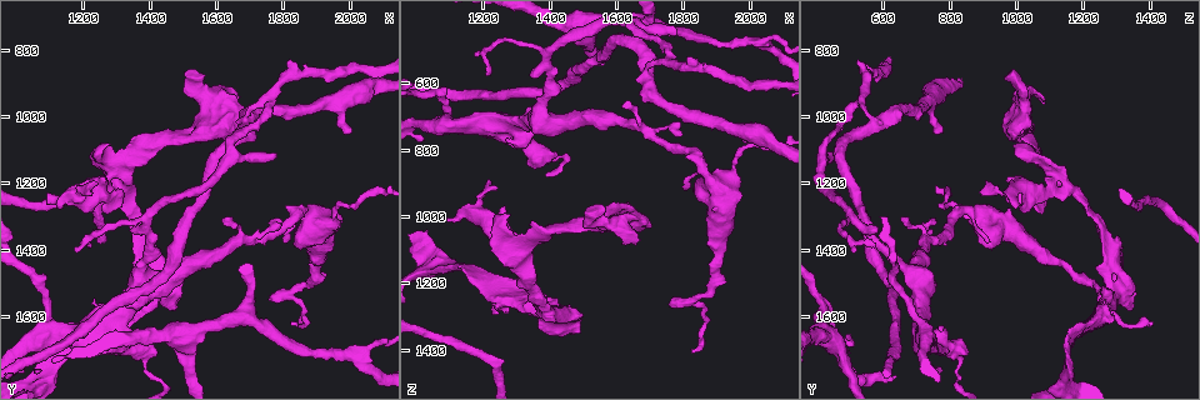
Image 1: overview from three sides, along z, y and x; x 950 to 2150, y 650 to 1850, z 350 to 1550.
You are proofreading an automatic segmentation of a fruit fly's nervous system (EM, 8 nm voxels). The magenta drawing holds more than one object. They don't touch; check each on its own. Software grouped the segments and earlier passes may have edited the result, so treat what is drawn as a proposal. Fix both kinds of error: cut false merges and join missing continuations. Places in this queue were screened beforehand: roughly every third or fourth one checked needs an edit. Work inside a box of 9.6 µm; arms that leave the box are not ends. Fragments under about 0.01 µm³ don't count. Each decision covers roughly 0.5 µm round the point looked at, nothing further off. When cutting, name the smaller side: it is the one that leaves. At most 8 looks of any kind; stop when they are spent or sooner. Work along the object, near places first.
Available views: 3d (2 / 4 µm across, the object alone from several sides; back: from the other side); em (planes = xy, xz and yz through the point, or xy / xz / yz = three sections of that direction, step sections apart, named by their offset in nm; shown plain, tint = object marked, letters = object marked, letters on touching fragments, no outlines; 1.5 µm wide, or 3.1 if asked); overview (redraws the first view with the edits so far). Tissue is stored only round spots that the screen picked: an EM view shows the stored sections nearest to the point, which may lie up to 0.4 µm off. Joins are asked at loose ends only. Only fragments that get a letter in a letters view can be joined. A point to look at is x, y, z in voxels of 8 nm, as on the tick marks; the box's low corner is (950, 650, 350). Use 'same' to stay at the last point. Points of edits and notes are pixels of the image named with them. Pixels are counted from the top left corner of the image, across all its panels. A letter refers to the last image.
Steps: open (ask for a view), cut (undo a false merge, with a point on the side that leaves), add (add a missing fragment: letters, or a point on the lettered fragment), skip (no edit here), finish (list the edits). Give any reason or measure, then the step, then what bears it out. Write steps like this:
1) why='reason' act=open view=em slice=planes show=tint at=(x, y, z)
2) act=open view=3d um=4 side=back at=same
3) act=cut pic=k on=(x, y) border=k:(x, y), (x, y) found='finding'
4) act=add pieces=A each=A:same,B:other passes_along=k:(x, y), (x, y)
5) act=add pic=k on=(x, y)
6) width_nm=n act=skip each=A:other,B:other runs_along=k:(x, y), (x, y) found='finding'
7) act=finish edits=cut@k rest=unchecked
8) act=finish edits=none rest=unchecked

why='three-way junction' act=open view=em slice=yz step=8 show=tint at=(2030, 1710, 470)

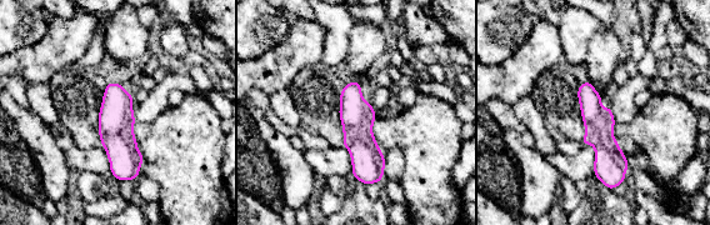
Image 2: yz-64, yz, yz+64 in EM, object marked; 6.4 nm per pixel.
act=open view=em slice=planes show=letters at=same

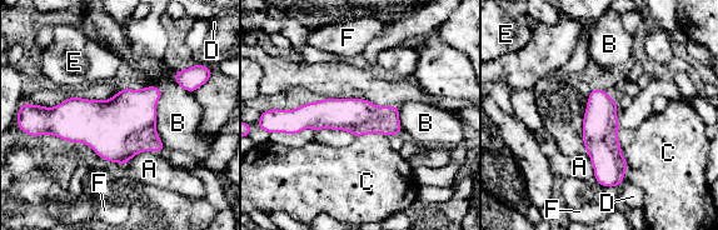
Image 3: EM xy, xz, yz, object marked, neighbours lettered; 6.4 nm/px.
width_nm=220 act=skip each=A:other,B:other,C:other,D:other,E:other,F:other border=3:(619, 128), (624, 179) found='all the same neuron'

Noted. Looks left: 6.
why='free end' act=open view=3d um=2 side=back at=(1270, 1230, 1140)

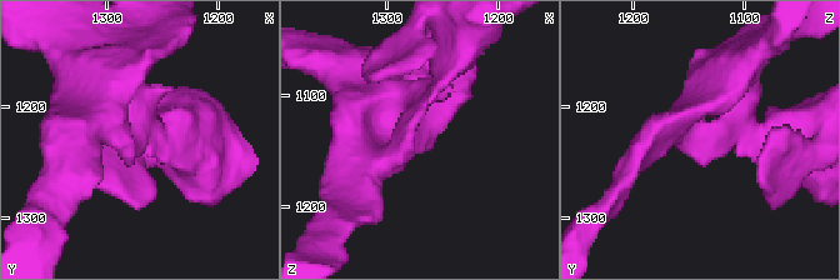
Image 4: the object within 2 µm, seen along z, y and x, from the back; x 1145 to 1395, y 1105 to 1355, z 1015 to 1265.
why='need the tissue' act=open view=em slice=xz step=4 show=letters at=(1278, 1230, 1132)

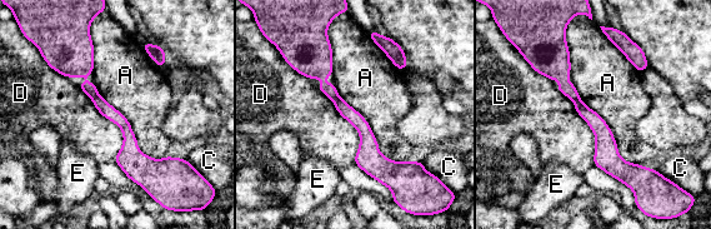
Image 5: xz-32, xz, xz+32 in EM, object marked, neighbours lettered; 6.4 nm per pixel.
why='another direction' act=open view=em slice=planes show=letters at=same

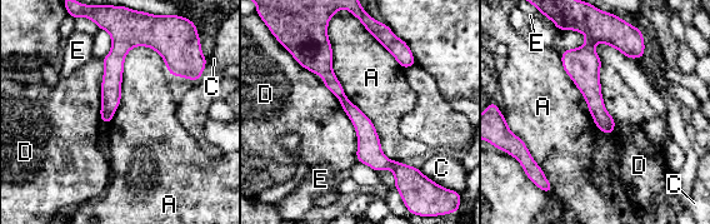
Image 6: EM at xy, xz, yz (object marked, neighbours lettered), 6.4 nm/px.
act=cut pic=6 on=(321, 65) each=A:other,C:other,D:other,E:other border=6:(344, 95), (340, 100) found='a second neuron is stuck on'

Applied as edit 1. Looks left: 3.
why='abrupt turn' act=open view=3d um=2 at=(1820, 1530, 1250)

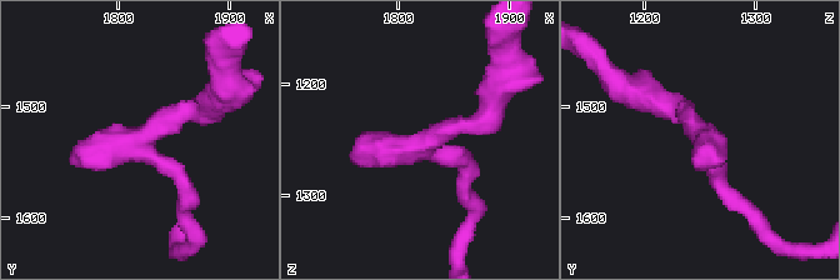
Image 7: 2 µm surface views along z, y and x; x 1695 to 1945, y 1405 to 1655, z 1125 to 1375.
act=open view=em slice=planes show=letters at=(1822, 1528, 1252)

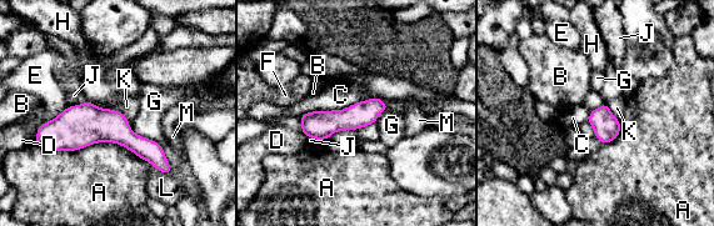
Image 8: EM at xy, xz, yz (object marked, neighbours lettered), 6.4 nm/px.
width_nm=160 act=skip each=A:other,B:other,C:other,D:other,E:other,F:other,G:other,H:other,J:other,K:other,L:other,M:other found='continuous, no second neuron'

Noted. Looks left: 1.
act=finish edits=cut@6 rest=unchecked

